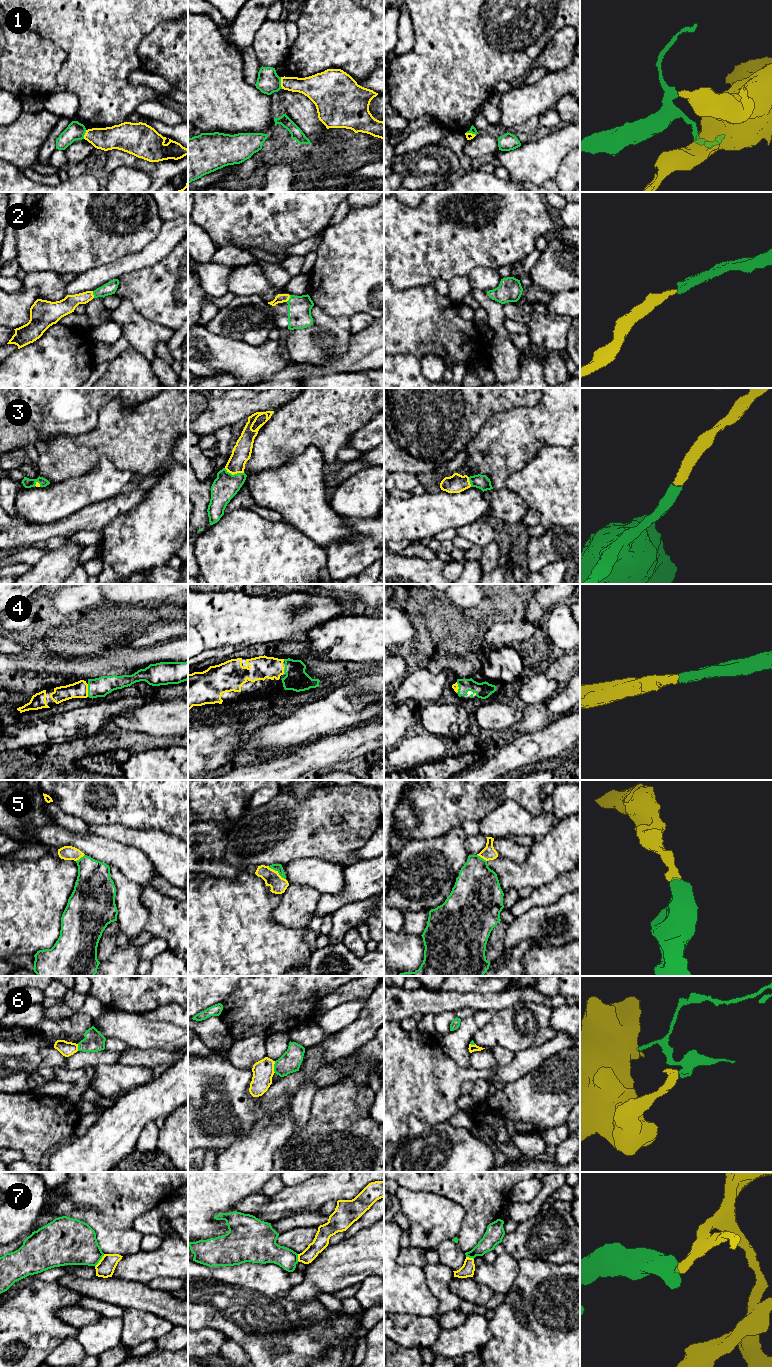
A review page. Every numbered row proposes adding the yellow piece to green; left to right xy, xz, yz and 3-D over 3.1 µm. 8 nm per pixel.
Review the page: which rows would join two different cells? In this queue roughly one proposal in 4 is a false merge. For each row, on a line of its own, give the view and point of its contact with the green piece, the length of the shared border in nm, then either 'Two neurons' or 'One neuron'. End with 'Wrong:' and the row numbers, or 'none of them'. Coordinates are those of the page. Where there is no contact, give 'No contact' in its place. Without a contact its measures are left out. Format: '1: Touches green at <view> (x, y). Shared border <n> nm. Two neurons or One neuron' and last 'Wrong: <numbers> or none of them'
1: Touches green at xz (280, 83). Shared border 100 nm. Two neurons
2: Touches green at xy (93, 294). Shared border 60 nm. One neuron
3: Touches green at xz (234, 474). Shared border 170 nm. One neuron
4: Touches green at xy (88, 690). Shared border 100 nm. One neuron
5: Touches green at xz (278, 872). Shared border 180 nm. One neuron
6: Touches green at xz (274, 1067). Shared border 100 nm. Two neurons
7: Touches green at xy (100, 1259). Shared border 130 nm. One neuron
Wrong: 1, 6

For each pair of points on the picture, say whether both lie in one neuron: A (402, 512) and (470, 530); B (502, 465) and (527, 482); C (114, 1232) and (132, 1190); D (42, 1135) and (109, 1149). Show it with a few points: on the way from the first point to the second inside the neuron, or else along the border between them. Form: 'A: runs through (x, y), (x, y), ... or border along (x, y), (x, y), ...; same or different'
A: border along (477, 519), (460, 526), (456, 530); different
B: border along (532, 458), (507, 478), (505, 487); different
C: runs through (114, 1222), (114, 1210), (122, 1200); same
D: border along (64, 1141), (60, 1145); different

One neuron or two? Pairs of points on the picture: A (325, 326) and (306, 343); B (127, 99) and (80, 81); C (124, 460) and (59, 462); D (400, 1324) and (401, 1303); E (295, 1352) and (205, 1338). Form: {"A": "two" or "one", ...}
{"A": "one", "B": "one", "C": "one", "D": "two", "E": "two"}

